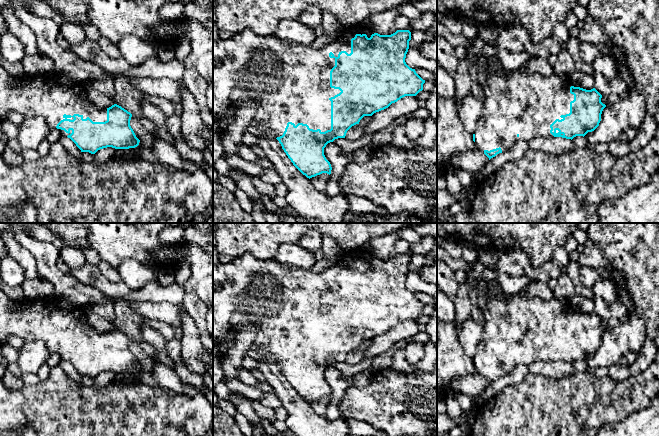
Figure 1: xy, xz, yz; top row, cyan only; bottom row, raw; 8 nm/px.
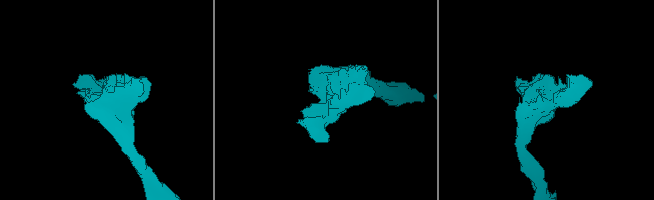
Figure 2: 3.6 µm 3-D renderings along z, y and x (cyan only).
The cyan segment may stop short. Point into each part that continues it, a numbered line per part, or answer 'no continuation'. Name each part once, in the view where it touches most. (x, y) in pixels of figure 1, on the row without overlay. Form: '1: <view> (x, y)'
1: xz (288, 306)

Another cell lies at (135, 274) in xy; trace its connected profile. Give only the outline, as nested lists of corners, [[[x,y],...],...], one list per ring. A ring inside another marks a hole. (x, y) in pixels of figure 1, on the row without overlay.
[[[127,259],[117,268],[124,284],[138,290],[150,283],[158,283],[158,267],[151,262]]]

